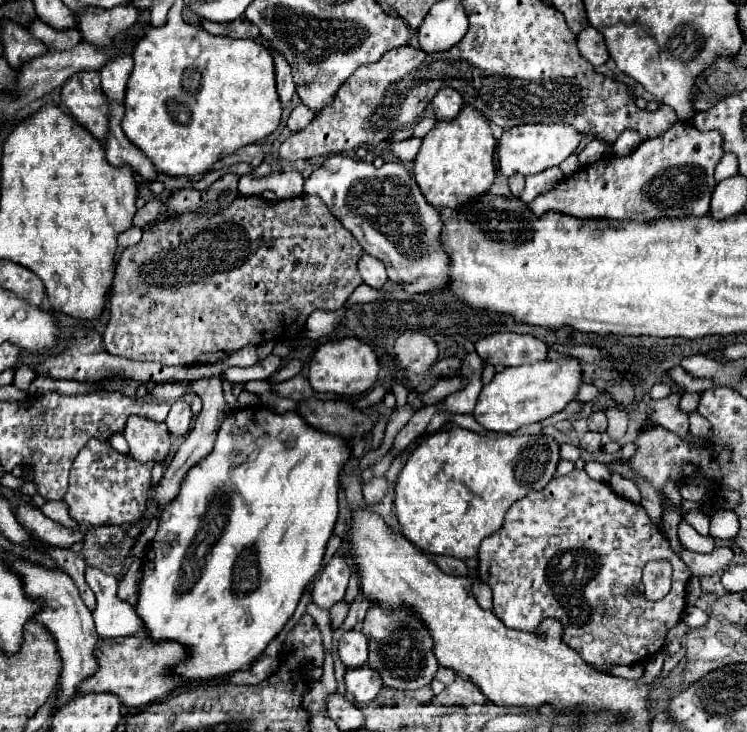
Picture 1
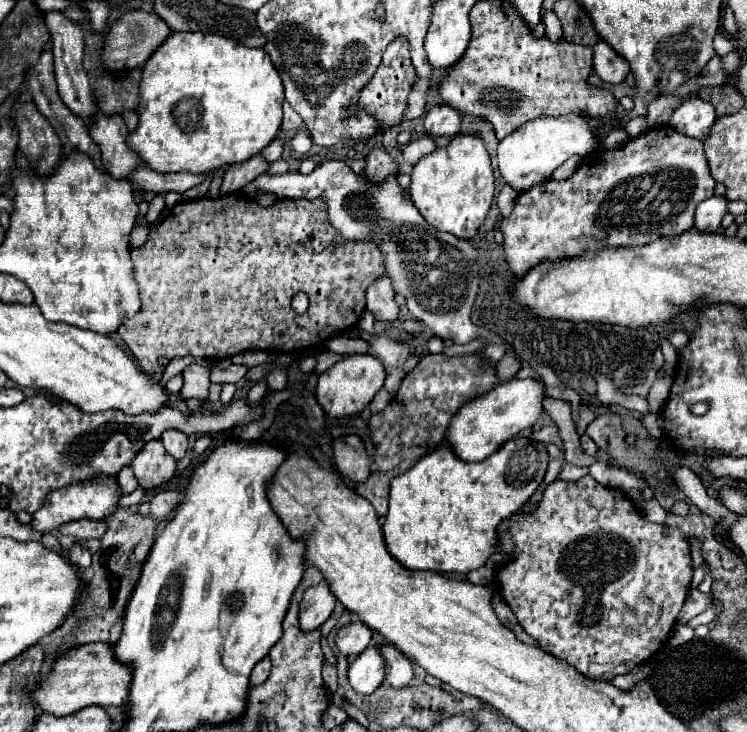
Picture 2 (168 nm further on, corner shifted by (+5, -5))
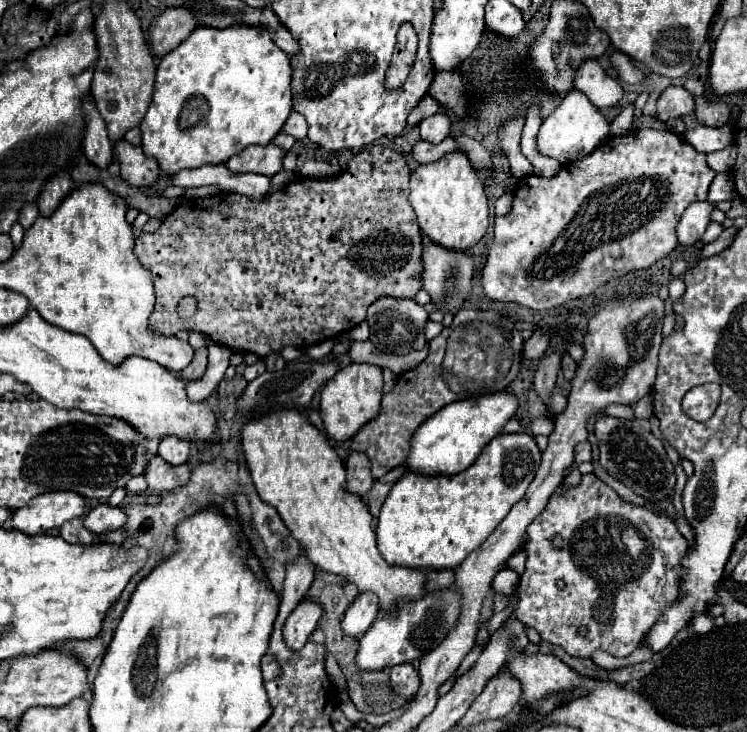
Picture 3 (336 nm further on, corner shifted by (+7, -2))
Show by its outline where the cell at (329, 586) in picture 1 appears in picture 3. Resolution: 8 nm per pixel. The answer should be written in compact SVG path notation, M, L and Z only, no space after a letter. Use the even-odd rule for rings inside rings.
M303 600L287 618L283 626L283 638L291 650L299 650L311 636L311 632L317 628L317 622L321 618L321 608L317 602Z

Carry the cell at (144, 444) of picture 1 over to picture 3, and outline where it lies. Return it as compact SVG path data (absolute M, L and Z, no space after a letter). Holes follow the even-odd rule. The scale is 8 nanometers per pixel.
M157 454L149 460L143 476L145 476L145 482L149 486L149 492L163 494L163 492L169 492L173 488L185 486L189 482L189 466L187 464L171 466L169 462L165 462Z

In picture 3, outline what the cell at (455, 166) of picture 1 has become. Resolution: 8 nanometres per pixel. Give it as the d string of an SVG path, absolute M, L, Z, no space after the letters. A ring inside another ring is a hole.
M449 152L443 158L421 164L417 170L413 170L409 202L417 214L421 232L447 248L467 250L483 238L489 224L485 186L465 152Z

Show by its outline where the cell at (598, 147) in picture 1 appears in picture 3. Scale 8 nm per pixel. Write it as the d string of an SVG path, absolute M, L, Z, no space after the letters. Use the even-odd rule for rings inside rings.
M669 86L659 96L659 120L667 122L671 118L683 118L695 112L695 96L683 86Z

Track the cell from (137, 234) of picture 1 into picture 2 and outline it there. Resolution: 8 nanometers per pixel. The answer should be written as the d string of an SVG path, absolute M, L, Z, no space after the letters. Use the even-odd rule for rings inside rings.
M137 225L131 233L131 247L141 247L149 237L149 225Z

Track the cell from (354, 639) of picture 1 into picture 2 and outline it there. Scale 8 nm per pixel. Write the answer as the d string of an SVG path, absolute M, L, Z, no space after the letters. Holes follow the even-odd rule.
M353 621L353 623L343 625L337 631L335 643L341 653L345 653L347 657L355 657L369 647L371 635L373 635L373 631L369 627L365 627L363 621Z

